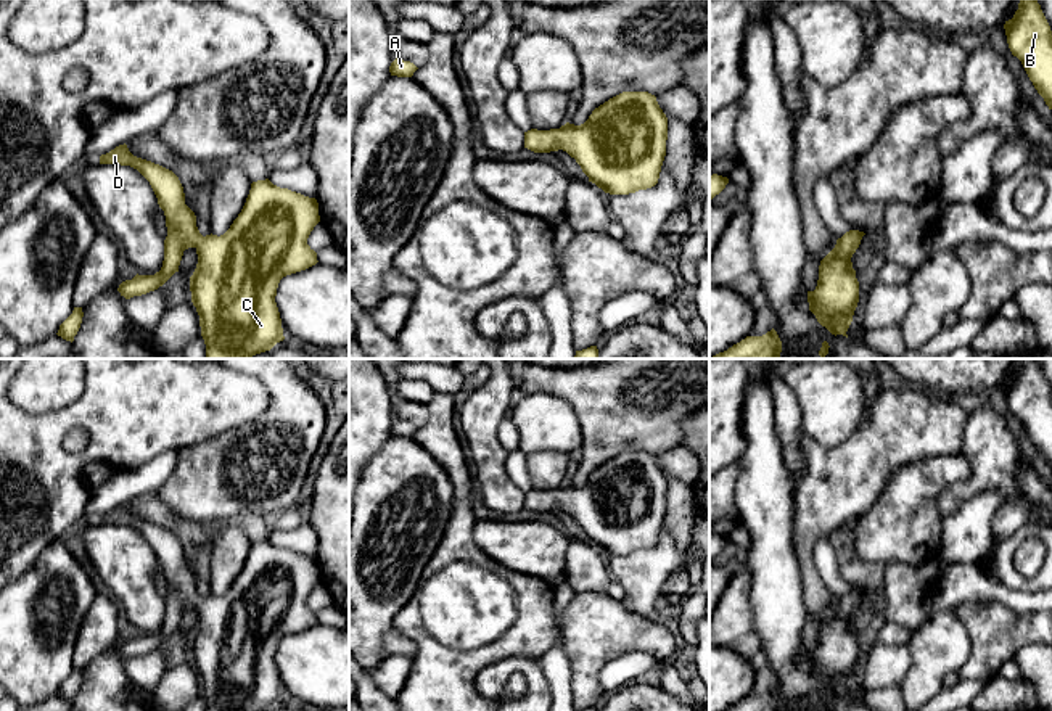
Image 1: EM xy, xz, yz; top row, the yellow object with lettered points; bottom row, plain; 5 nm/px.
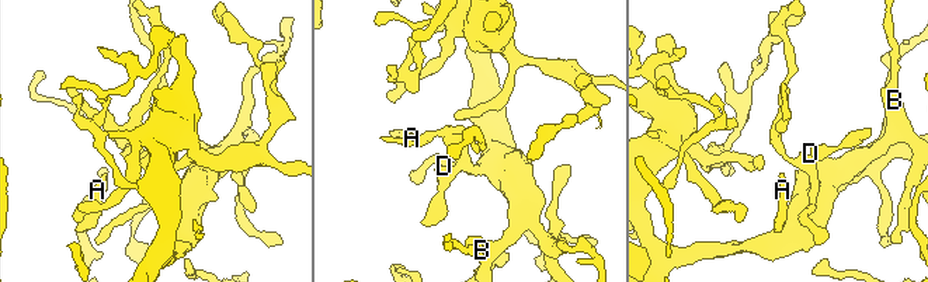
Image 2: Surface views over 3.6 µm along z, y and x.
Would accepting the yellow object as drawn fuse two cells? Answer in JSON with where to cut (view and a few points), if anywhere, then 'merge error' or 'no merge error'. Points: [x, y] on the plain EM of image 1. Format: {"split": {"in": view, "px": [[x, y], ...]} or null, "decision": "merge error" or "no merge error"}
{"split": null, "decision": "no merge error"}

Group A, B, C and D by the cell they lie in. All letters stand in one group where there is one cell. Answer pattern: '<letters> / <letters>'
A B C D

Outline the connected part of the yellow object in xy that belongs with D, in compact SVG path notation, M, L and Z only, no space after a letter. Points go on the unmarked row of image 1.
M125 503L101 515L100 524L137 529L150 542L166 576L161 631L122 642L121 656L130 660L158 650L179 632L183 611L195 608L198 624L190 651L206 711L270 711L285 700L277 648L283 637L318 623L307 605L320 582L315 558L280 549L269 539L253 542L230 589L220 597L203 597L172 531L134 516Z

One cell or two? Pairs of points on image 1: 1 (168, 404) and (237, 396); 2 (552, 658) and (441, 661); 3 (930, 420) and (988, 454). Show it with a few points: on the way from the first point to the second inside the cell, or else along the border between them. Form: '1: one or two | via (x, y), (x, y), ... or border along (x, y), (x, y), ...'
1: one | via (185, 402), (219, 399)
2: two | border along (554, 623), (557, 639), (539, 658)
3: two | border along (969, 412), (961, 452)

